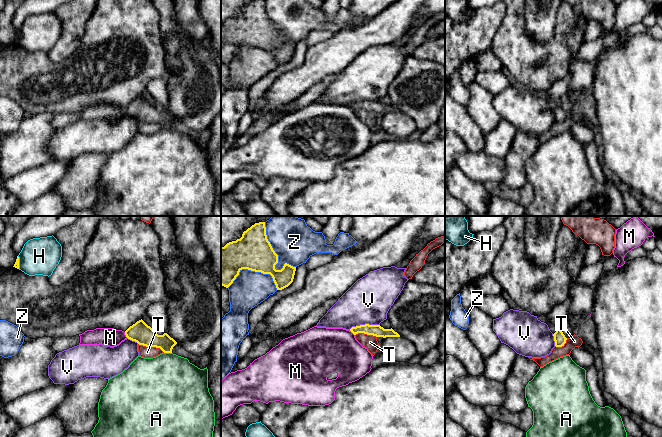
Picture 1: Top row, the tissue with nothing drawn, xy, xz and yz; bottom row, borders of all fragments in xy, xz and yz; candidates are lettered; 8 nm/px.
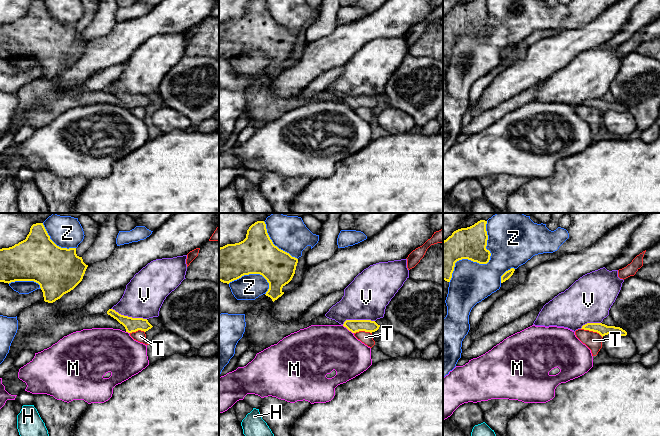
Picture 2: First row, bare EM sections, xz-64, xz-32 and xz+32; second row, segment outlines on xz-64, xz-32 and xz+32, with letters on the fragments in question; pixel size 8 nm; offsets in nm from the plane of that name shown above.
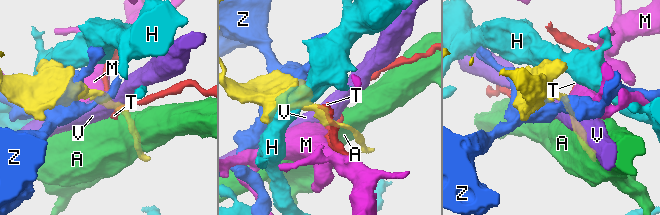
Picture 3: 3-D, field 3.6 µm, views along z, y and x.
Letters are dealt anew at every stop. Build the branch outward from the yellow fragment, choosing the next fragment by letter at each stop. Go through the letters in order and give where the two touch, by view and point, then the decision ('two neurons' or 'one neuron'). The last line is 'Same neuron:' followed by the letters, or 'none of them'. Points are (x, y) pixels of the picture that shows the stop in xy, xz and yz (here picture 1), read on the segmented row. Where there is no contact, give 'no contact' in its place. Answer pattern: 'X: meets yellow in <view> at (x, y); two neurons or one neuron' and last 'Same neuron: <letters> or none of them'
A: meets yellow in xy at (168, 352); two neurons
H: meets yellow in xy at (18, 262); two neurons
M: meets yellow in xy at (125, 334); two neurons
T: meets yellow in xy at (151, 346); two neurons
V: meets yellow in xz at (365, 324); two neurons
Z: meets yellow in xz at (277, 256); two neurons
Same neuron: none of them

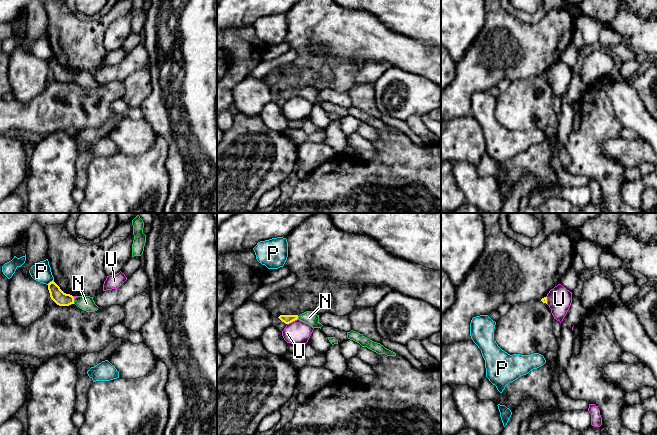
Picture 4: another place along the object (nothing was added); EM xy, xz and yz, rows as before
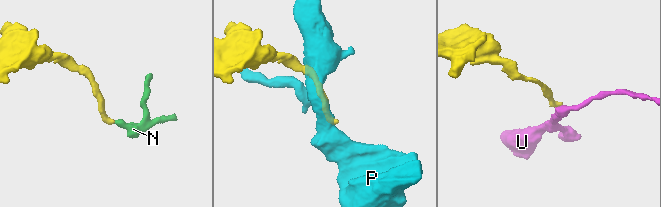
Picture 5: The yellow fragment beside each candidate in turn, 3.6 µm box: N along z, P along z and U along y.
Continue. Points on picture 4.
N: meets yellow in xy at (73, 301); one neuron
P: meets yellow in xy at (50, 282); two neurons
U: meets yellow in xz at (292, 321); two neurons
Same neuron: N

